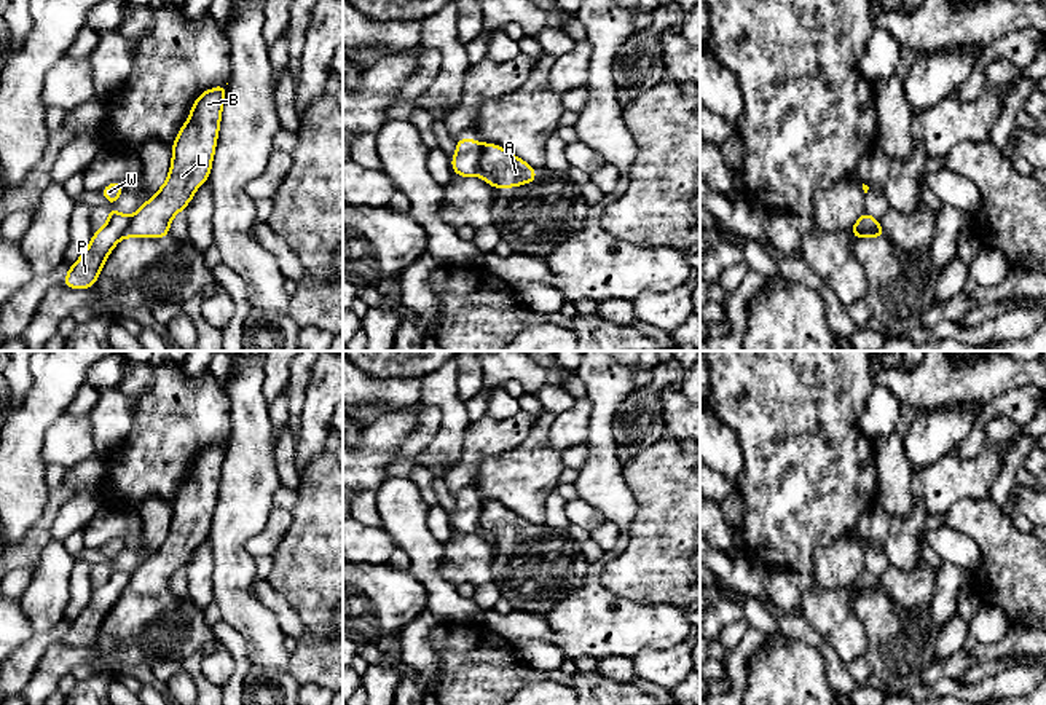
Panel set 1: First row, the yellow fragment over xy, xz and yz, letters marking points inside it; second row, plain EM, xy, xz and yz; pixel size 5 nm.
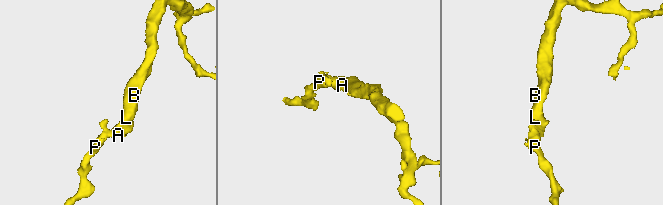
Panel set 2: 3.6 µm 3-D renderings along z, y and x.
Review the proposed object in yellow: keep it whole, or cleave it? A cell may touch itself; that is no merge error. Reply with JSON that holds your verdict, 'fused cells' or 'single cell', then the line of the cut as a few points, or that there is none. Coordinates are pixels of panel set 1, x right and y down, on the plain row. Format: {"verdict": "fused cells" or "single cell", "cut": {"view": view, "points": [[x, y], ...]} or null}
{"verdict": "fused cells", "cut": {"view": "xz", "points": [[482, 503], [480, 528], [477, 531]]}}

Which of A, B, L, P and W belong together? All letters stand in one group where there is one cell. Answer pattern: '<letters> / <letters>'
A B L / P W

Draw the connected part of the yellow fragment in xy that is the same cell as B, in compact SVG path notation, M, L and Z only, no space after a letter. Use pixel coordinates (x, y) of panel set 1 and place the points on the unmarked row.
M226 442L198 453L172 502L172 520L164 542L131 574L121 595L171 593L169 579L209 536L225 453Z

